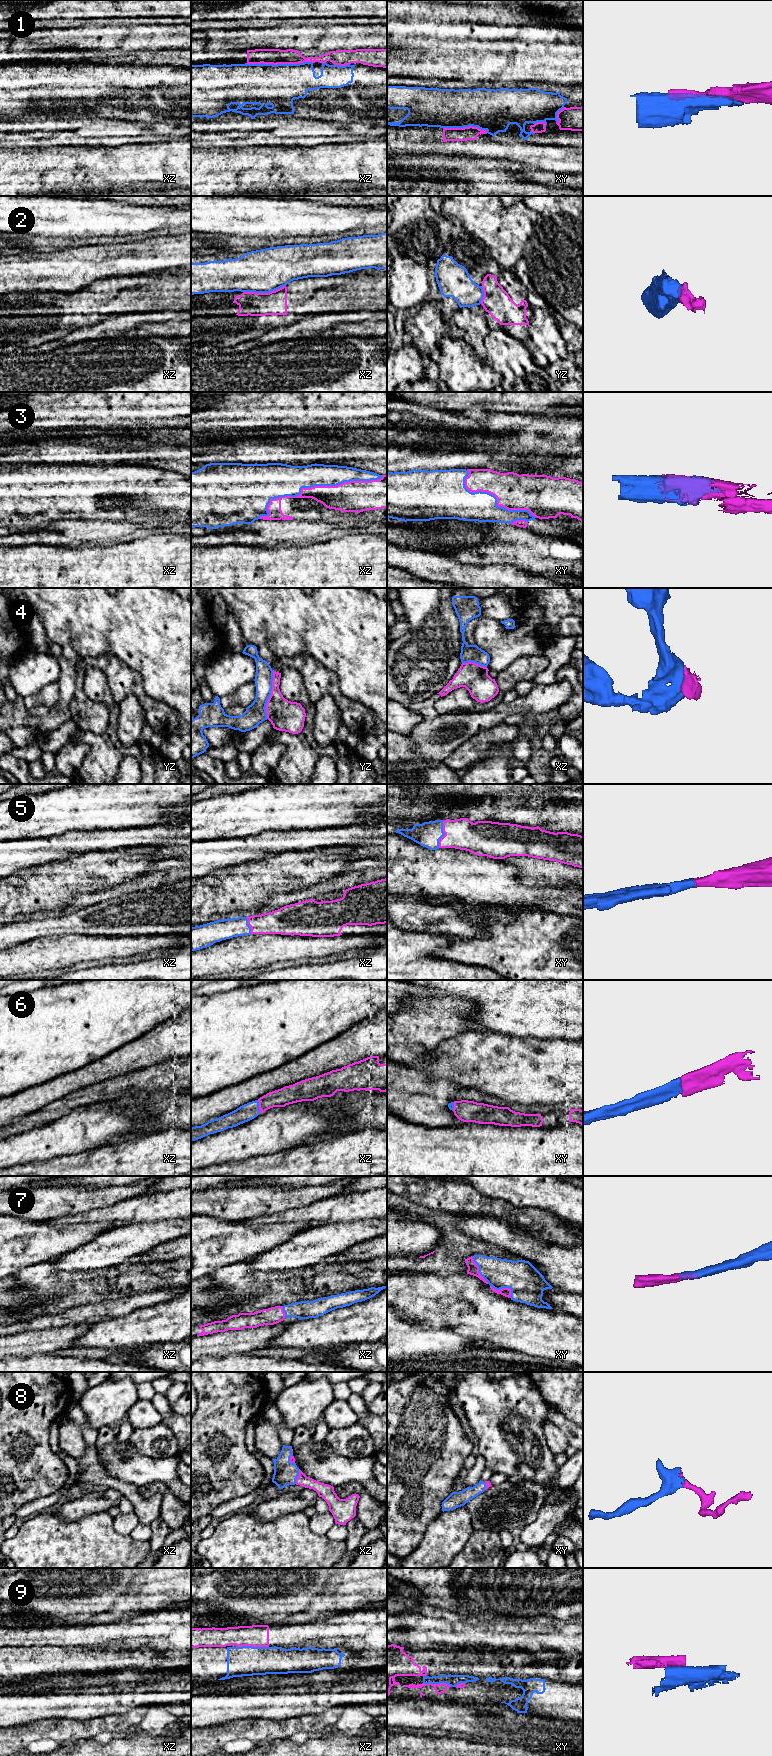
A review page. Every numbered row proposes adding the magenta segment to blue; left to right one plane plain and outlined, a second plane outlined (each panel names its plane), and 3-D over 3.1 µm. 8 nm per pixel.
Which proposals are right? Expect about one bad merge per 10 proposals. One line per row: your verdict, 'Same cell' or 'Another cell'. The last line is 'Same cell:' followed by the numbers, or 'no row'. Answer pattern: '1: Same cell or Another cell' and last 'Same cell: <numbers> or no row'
1: Another cell
2: Another cell
3: Same cell
4: Another cell
5: Same cell
6: Same cell
7: Same cell
8: Same cell
9: Another cell
Same cell: 3, 5, 6, 7, 8

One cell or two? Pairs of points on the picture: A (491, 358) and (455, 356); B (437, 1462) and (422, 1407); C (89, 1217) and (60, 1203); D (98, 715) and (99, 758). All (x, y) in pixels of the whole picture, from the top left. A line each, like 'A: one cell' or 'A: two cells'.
A: two cells
B: one cell
C: two cells
D: two cells

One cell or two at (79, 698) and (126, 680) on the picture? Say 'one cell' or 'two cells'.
one cell

